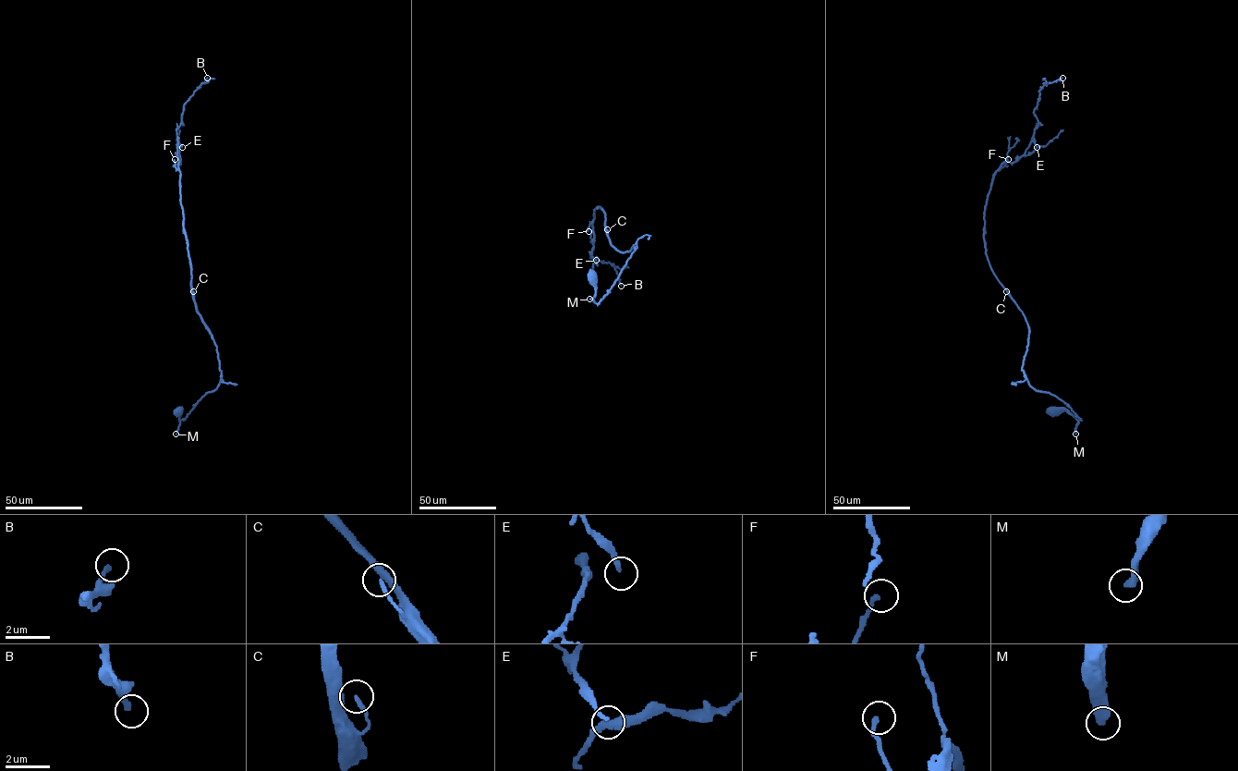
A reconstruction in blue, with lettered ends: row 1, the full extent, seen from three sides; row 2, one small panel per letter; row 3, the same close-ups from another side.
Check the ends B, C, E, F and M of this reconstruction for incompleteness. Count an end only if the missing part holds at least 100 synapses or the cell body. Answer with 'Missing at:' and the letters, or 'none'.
Missing at: M

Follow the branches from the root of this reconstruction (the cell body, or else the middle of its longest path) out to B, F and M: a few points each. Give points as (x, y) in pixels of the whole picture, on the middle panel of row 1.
B: (593, 275), (598, 303), (635, 250), (611, 244), (600, 207), (590, 258), (612, 264), (621, 286)
F: (593, 275), (593, 300), (598, 303), (635, 247), (622, 252), (611, 244), (600, 207), (588, 231)
M: (593, 275), (596, 277), (595, 295), (594, 300), (589, 299)

